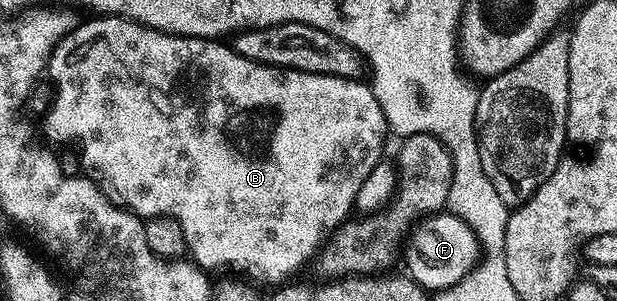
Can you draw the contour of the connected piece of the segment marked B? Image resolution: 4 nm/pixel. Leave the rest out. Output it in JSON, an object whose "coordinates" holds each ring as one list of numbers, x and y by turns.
{"coordinates":[[94,16,91,19,91,22,79,21,73,32,65,34,59,40,50,57,48,78,50,74,58,91,46,114,46,134,51,138,49,141,66,142,69,138,78,137,78,142,82,145,85,177,91,178,99,188,106,191,116,205,125,206,143,220,167,216,178,221,180,228,184,228,186,248,195,266,213,272,217,266,230,265,243,270,247,279,258,284,285,283,289,274,294,273,318,252,327,234,351,217,350,209,355,209,364,180,368,180,372,168,383,161,382,145,386,142,388,127,373,89,357,78,285,70,279,66,253,62,240,56,233,45,222,40,166,34,163,30,153,30,139,22,133,22,131,18]]}

